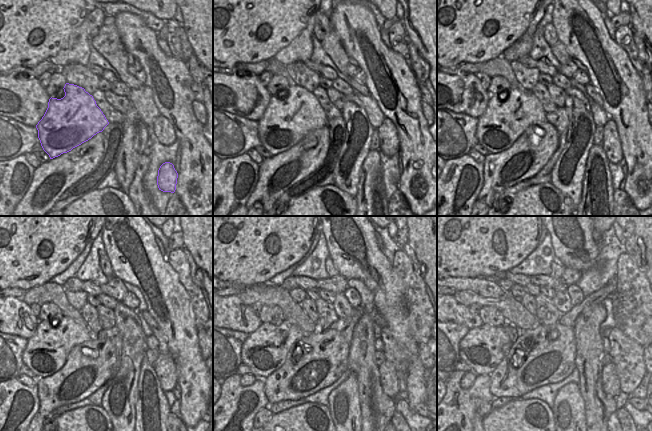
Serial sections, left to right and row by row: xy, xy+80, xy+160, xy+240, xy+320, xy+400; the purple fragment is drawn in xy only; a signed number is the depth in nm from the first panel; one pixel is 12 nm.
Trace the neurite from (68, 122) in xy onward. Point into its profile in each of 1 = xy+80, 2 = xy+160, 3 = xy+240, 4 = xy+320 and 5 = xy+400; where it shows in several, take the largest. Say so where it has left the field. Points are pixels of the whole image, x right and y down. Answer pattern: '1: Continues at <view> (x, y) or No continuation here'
1: Continues at xy+80 (284, 123)
2: Continues at xy+160 (503, 122)
3: Continues at xy+240 (46, 351)
4: Continues at xy+320 (264, 351)
5: Continues at xy+400 (482, 348).

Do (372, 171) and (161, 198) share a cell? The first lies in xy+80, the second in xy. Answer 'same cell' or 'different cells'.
different cells

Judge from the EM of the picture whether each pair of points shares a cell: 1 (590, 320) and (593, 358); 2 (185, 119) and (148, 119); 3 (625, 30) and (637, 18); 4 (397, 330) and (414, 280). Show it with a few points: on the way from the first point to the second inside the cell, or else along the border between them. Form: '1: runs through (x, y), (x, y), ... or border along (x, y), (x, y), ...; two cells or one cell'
1: runs through (590, 329), (590, 349); one cell
2: border along (152, 92), (152, 100), (160, 114); two cells
3: border along (629, 25), (634, 33); two cells
4: border along (401, 282), (410, 328); two cells

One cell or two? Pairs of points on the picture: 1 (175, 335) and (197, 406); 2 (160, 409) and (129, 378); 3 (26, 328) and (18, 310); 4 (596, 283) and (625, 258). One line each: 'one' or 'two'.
1: one
2: two
3: one
4: two

